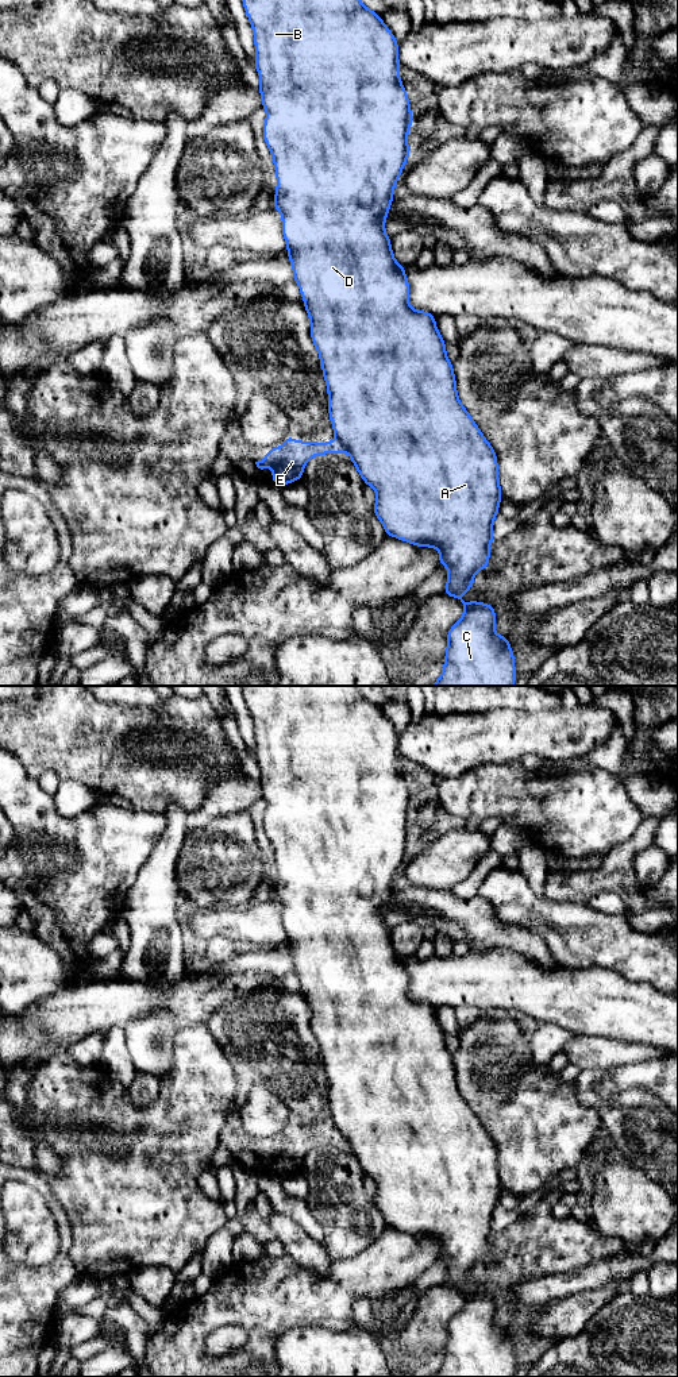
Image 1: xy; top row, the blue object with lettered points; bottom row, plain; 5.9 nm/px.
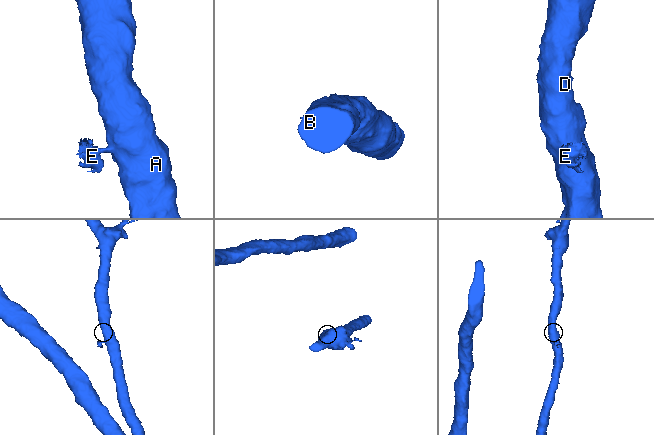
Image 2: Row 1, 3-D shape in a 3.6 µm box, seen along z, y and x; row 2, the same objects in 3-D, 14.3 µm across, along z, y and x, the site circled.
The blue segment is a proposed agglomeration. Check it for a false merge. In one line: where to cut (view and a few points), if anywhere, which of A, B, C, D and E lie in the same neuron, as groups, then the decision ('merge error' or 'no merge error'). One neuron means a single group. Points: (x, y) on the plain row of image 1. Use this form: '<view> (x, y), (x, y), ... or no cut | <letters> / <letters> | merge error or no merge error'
xy (338, 1127), (346, 1138) | A B C D / E | merge error

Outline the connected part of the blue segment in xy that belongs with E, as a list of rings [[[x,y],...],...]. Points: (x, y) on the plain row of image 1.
[[[286,1126],[285,1133],[284,1138],[270,1139],[262,1152],[255,1153],[261,1161],[266,1160],[267,1156],[273,1158],[271,1174],[278,1177],[303,1170],[303,1160],[312,1148],[321,1145],[343,1146],[346,1139],[339,1129],[330,1134],[315,1134],[296,1133],[290,1126]]]

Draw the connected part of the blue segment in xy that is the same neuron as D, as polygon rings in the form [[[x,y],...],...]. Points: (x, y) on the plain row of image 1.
[[[242,686],[242,693],[254,722],[254,757],[261,768],[262,798],[267,803],[263,830],[273,846],[277,865],[277,883],[273,895],[274,900],[282,904],[282,926],[294,964],[293,972],[300,979],[304,999],[309,1006],[311,1030],[319,1044],[323,1068],[328,1079],[328,1103],[334,1123],[348,1142],[363,1173],[377,1183],[373,1203],[382,1214],[386,1227],[397,1228],[416,1238],[438,1239],[440,1242],[439,1258],[447,1257],[450,1260],[443,1285],[458,1289],[465,1297],[462,1310],[447,1323],[444,1359],[432,1377],[513,1377],[516,1372],[515,1347],[508,1328],[494,1324],[497,1304],[490,1295],[465,1293],[462,1291],[462,1285],[474,1278],[474,1266],[490,1253],[489,1237],[494,1233],[493,1211],[498,1206],[502,1187],[498,1173],[497,1146],[458,1089],[452,1054],[444,1041],[446,1033],[435,1017],[436,1007],[409,998],[409,975],[405,960],[396,953],[390,929],[384,921],[385,909],[394,888],[394,876],[412,844],[407,828],[411,814],[415,811],[409,799],[409,788],[400,771],[398,734],[381,707],[363,697],[358,686]]]

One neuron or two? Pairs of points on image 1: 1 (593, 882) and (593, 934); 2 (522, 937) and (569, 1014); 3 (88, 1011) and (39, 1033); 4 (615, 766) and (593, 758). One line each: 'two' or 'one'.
1: two
2: two
3: one
4: one

